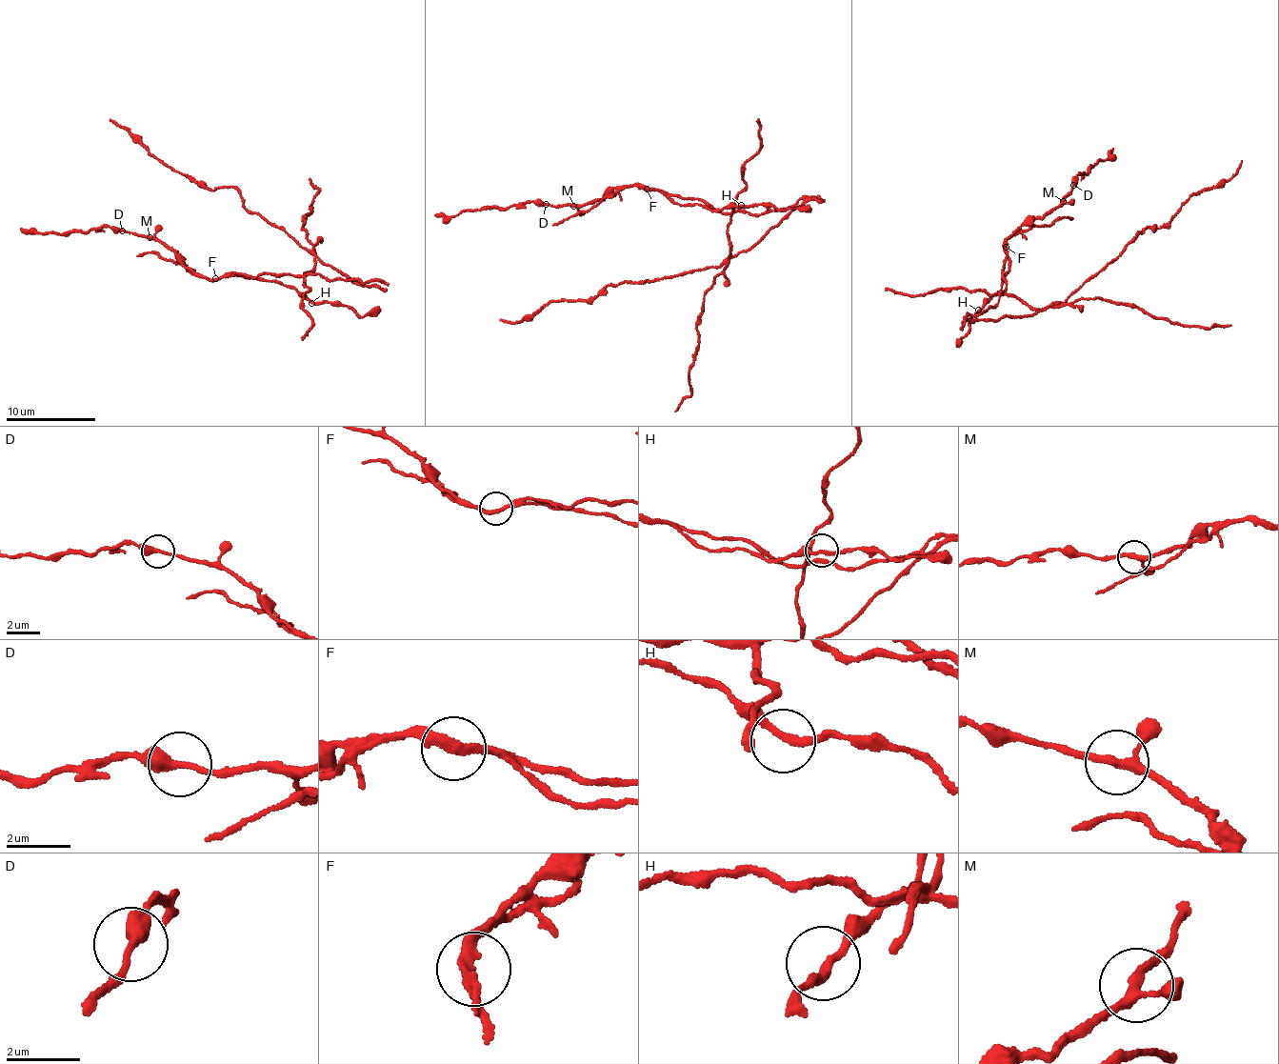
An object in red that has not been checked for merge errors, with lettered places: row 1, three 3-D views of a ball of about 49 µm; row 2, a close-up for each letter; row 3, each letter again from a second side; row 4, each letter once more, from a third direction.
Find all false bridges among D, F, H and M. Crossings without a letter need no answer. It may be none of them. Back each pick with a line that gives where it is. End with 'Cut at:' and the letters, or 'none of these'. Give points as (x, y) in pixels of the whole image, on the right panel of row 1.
F: at (1006, 247)
Cut at: F

